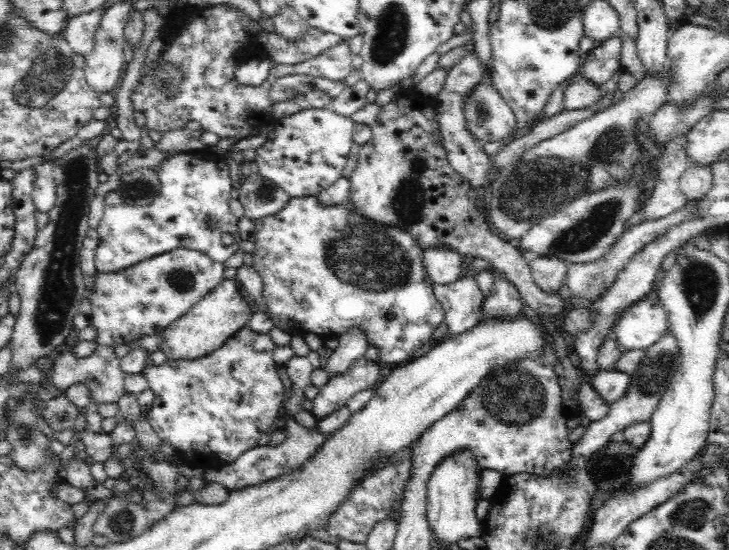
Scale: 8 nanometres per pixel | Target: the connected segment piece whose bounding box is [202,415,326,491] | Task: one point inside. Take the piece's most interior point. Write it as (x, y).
(257, 465)

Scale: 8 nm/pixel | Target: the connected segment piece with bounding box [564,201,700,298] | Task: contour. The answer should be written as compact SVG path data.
M698 201L688 202L678 211L672 212L665 218L654 220L652 222L641 222L632 226L628 231L624 232L619 238L619 241L608 251L606 251L599 259L589 263L567 263L566 275L564 278L565 285L570 291L580 298L591 298L600 295L605 289L610 289L618 274L623 270L624 265L630 260L633 254L636 254L641 248L644 248L649 242L654 242L656 237L662 236L668 232L670 228L680 226L682 222L692 222L698 220L700 213L698 213Z

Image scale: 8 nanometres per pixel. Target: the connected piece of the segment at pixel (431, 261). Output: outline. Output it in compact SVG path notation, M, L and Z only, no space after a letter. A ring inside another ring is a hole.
M438 247L423 251L422 257L422 264L432 283L448 286L462 278L460 264L463 256L456 251Z

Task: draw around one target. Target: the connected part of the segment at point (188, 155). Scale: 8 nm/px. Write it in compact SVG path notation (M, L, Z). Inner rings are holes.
M197 150L194 152L182 151L171 152L171 154L160 162L155 169L156 177L159 179L161 188L158 197L150 205L128 205L123 202L115 191L109 192L104 200L104 217L98 227L94 230L98 233L98 244L94 252L95 267L100 274L118 274L121 270L133 267L143 260L152 258L176 250L188 248L206 253L212 260L224 264L236 250L240 248L240 237L238 235L238 219L230 211L231 192L233 190L231 169L229 162L221 160L204 160L204 154ZM206 220L210 220L212 227L206 226ZM230 234L233 242L230 245L222 243L222 236Z

